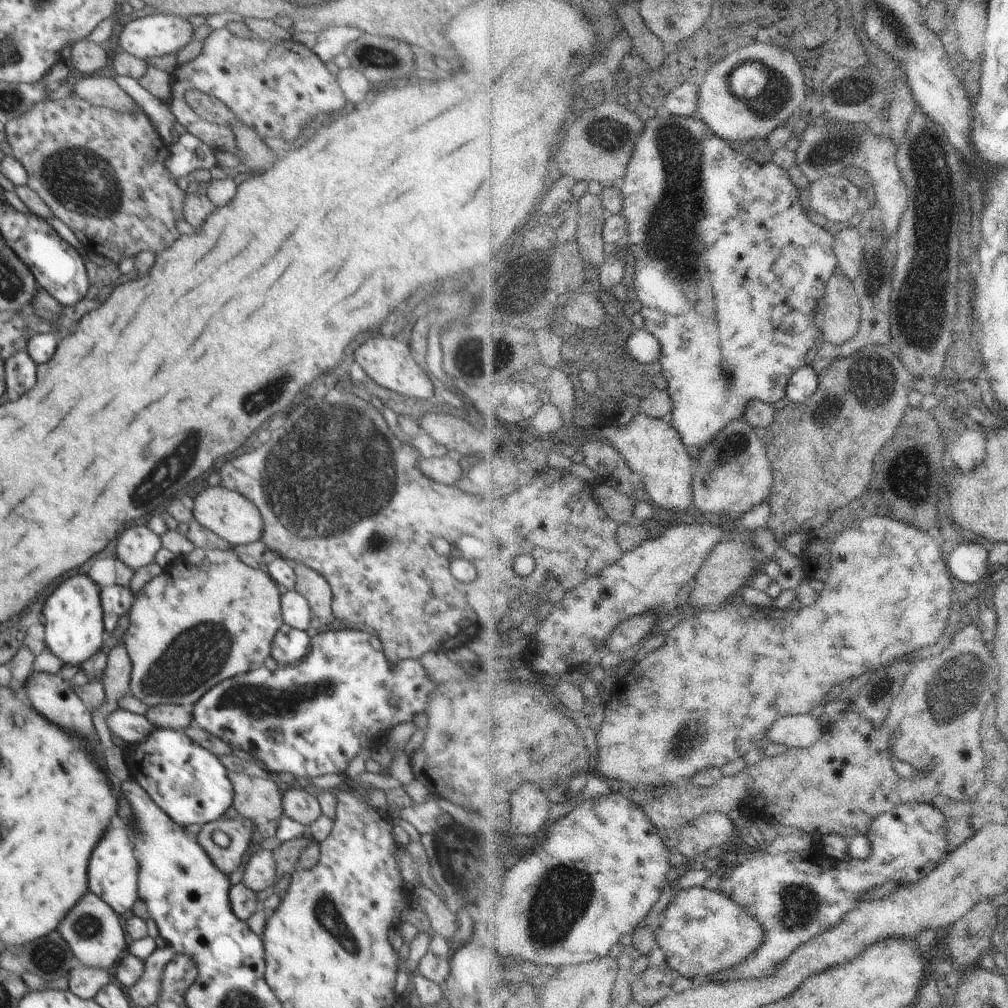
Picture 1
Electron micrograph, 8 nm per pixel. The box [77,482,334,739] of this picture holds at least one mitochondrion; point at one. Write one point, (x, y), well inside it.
(188, 663)

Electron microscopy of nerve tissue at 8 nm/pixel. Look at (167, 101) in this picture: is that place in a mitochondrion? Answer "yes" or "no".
no

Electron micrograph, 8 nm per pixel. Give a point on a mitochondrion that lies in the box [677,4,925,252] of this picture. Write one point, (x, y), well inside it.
(756, 85)

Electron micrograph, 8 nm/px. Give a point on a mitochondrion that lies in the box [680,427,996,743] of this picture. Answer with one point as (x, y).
(948, 694)

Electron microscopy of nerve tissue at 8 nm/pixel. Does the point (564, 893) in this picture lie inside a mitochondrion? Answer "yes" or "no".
yes

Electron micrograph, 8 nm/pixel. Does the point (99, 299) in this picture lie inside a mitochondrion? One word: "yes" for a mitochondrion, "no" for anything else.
no

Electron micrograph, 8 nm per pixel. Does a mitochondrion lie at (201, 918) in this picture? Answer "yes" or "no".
no

